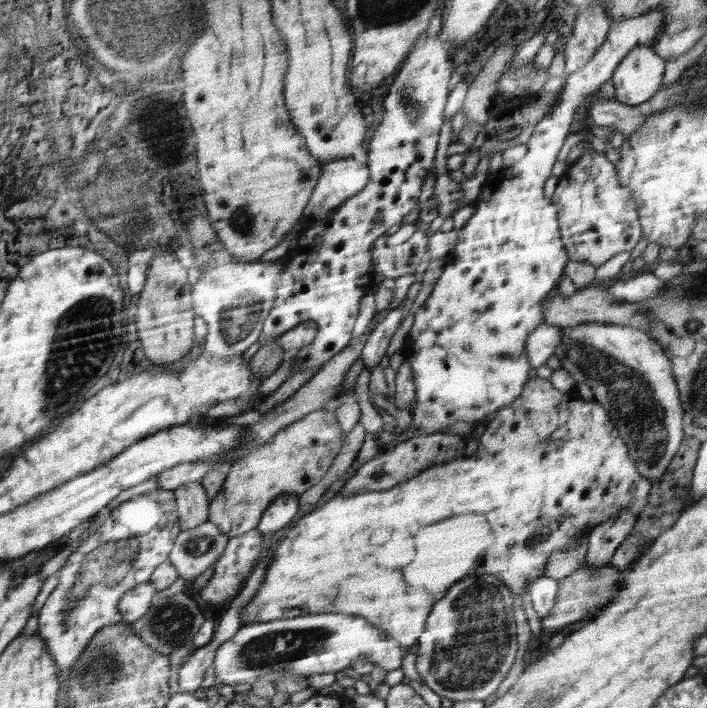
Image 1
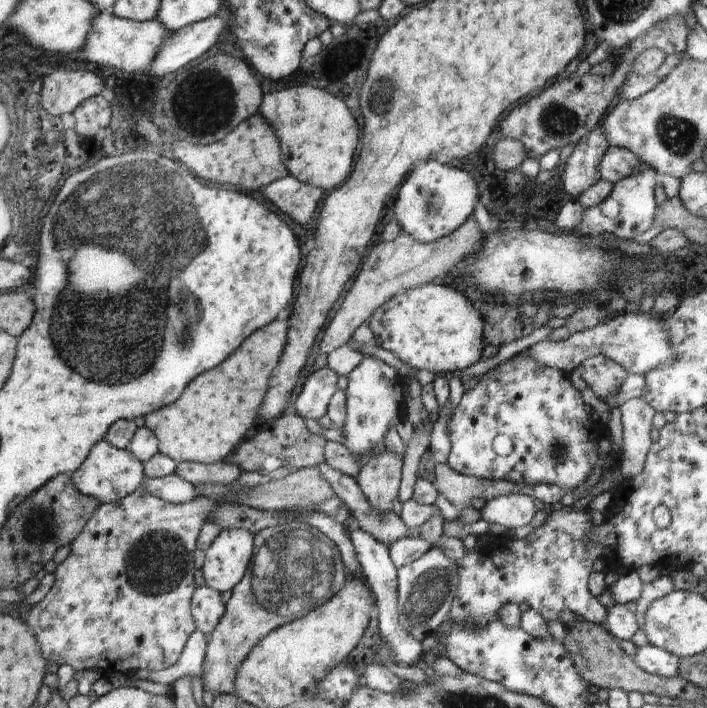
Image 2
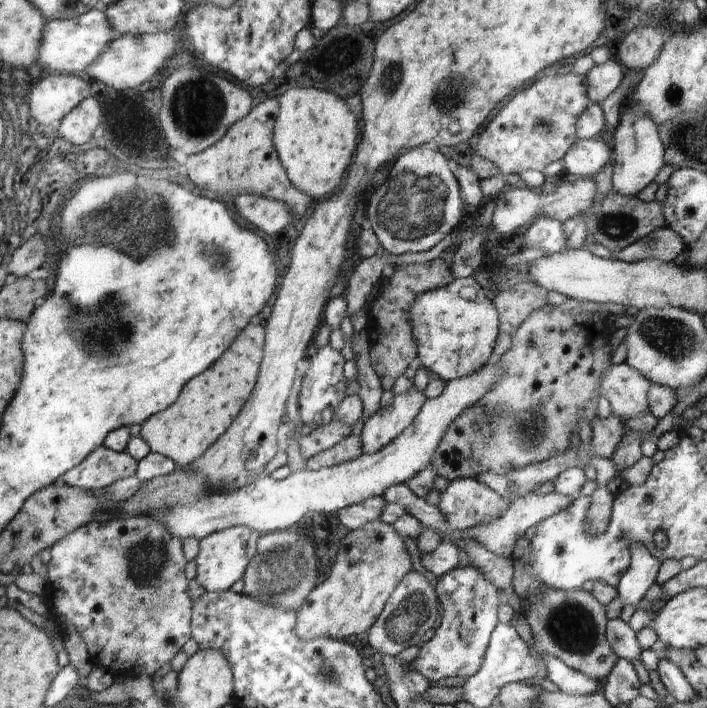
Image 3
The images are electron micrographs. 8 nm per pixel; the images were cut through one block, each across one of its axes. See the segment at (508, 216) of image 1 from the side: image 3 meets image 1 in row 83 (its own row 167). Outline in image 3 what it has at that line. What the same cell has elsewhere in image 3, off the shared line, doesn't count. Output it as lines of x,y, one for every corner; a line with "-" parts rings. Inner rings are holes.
602,135
595,139
577,139
565,155
565,173
576,174
582,178
595,178
598,172
604,172
612,156
612,145

